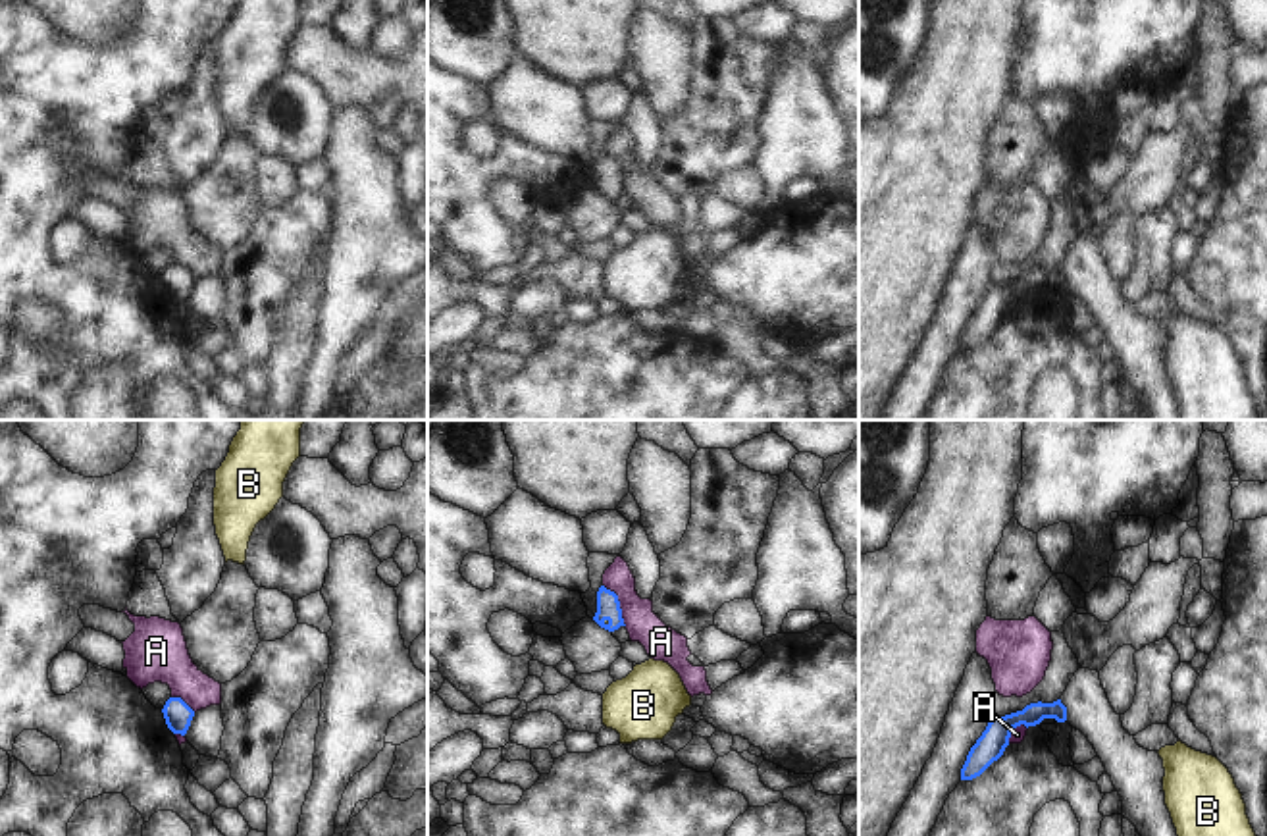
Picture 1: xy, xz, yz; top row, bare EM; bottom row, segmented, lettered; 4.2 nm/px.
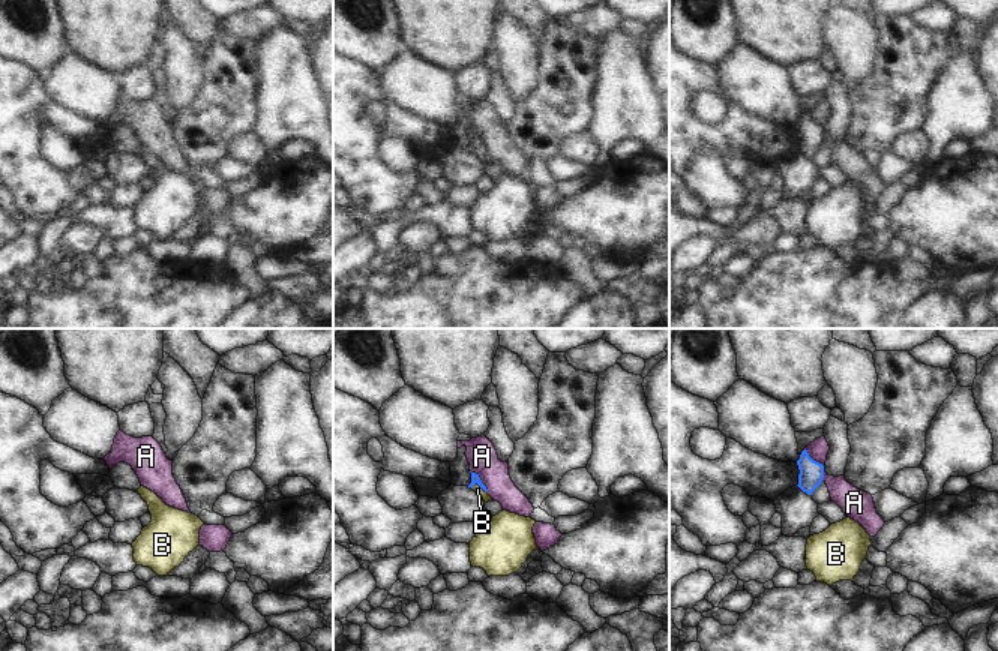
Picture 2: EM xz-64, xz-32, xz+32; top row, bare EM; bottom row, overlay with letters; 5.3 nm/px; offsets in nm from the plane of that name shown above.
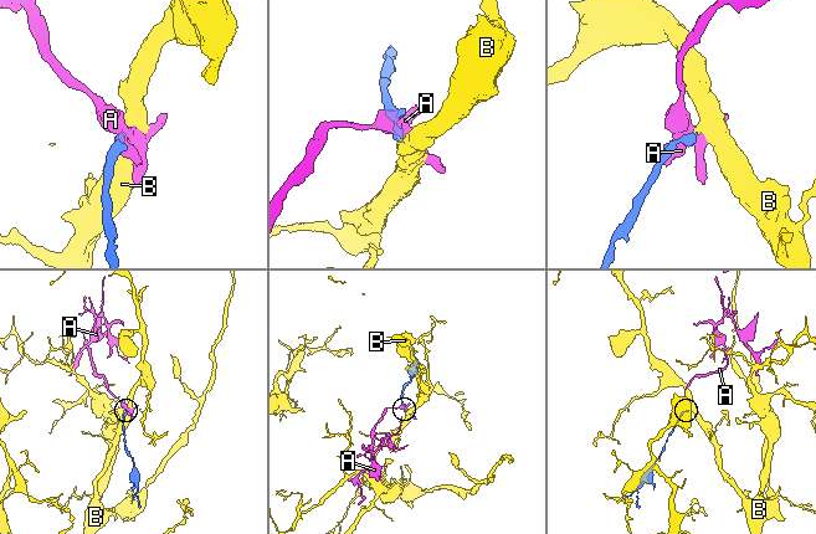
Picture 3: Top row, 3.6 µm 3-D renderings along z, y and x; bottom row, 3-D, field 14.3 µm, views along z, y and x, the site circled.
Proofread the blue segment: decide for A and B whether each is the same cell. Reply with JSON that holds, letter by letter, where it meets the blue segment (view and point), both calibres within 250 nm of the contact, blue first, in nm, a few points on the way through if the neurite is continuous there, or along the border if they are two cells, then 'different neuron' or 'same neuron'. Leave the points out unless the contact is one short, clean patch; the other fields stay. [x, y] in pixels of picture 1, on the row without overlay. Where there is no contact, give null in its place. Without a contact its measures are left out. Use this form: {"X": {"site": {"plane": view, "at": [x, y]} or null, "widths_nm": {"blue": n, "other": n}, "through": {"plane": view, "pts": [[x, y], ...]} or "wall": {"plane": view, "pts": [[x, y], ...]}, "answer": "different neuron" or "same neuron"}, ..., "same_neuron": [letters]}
{"A": {"site": {"plane": "xz", "at": [619, 172]}, "widths_nm": {"blue": 100, "other": 150}, "wall": {"plane": "xz", "pts": [[603, 153], [617, 164], [620, 185], [626, 193]]}, "answer": "different neuron"}, "B": {"site": {"plane": "xz", "at": [603, 191]}, "widths_nm": {"blue": 100, "other": 20}, "through": {"plane": "xz", "pts": [[609, 178], [603, 191], [605, 189]]}, "answer": "same neuron"}, "same_neuron": ["B"]}

